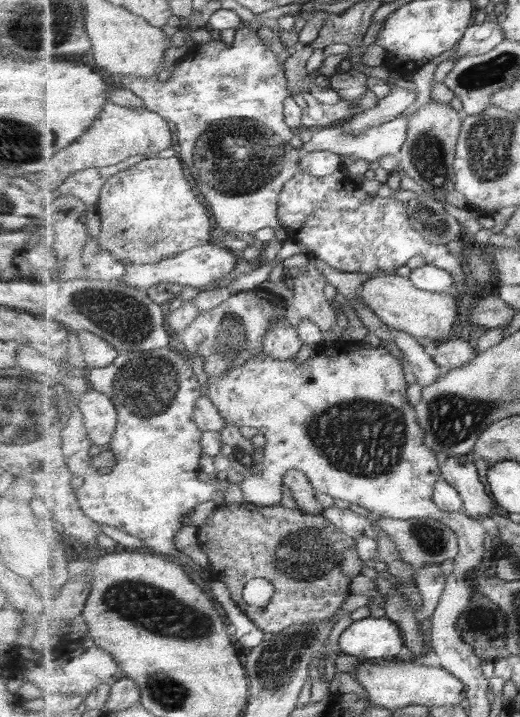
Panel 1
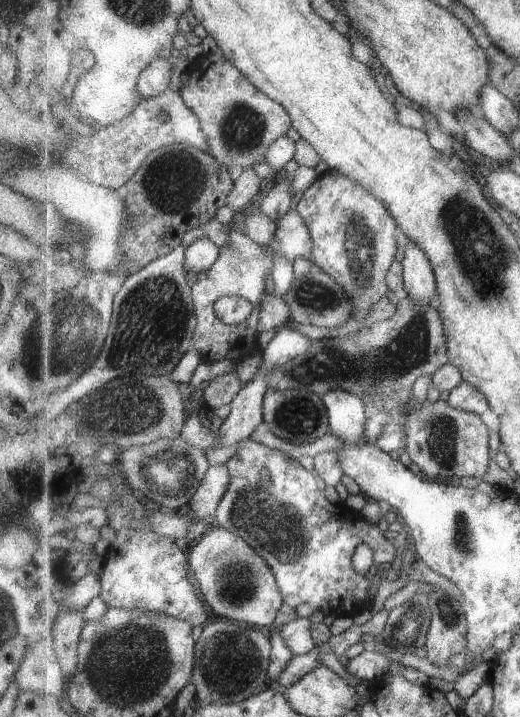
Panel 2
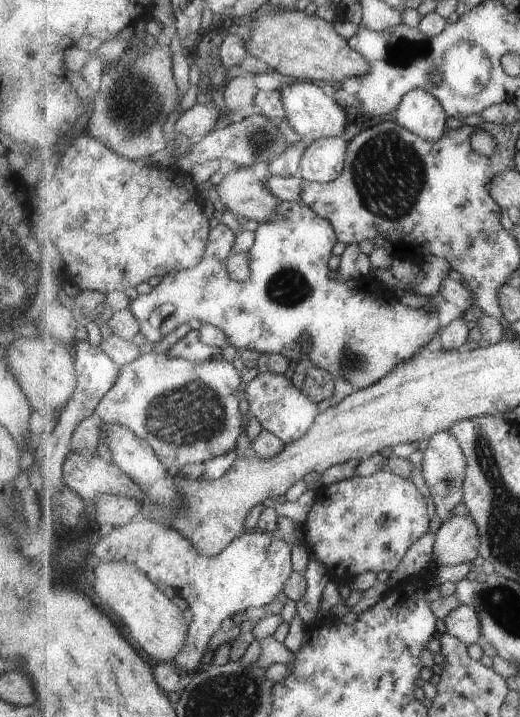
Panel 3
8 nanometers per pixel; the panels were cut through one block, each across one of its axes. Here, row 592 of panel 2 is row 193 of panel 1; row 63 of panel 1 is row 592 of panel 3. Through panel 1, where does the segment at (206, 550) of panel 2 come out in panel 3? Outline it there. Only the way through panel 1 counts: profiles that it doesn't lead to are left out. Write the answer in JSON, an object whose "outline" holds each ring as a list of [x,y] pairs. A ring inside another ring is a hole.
{"outline":[[[138,518],[125,526],[111,530],[104,534],[98,541],[94,541],[93,553],[98,556],[101,562],[127,562],[137,566],[151,577],[151,580],[163,591],[171,588],[175,595],[183,598],[192,612],[190,637],[183,652],[174,660],[174,664],[186,674],[193,674],[199,664],[203,662],[205,652],[209,650],[209,642],[213,640],[213,634],[219,632],[221,624],[225,620],[235,616],[238,612],[245,613],[250,608],[265,608],[273,604],[279,594],[284,592],[287,581],[290,580],[293,571],[293,560],[291,560],[291,546],[282,540],[279,534],[269,534],[259,530],[247,530],[243,536],[235,538],[227,549],[221,554],[207,556],[199,553],[197,547],[185,538],[181,532],[167,528],[165,524],[153,519]]]}

